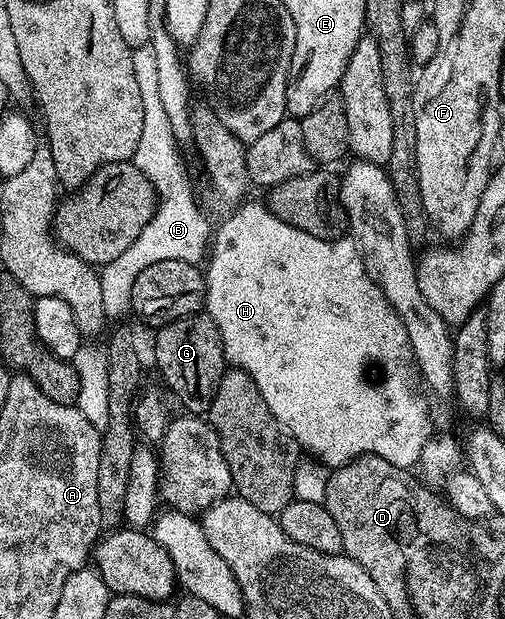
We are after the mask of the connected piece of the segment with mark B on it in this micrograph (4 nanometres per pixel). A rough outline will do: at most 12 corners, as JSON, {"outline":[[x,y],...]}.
{"outline":[[143,95],[131,157],[157,205],[131,247],[101,268],[107,318],[131,312],[137,275],[199,264],[212,227],[160,97]]}

